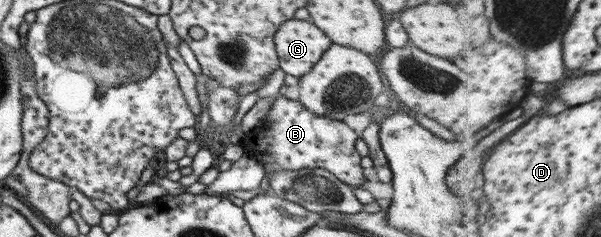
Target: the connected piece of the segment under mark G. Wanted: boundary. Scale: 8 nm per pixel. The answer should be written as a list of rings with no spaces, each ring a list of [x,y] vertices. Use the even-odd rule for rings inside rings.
[[[295,18],[283,21],[273,33],[279,69],[299,77],[307,73],[331,45],[330,39],[313,23]]]

